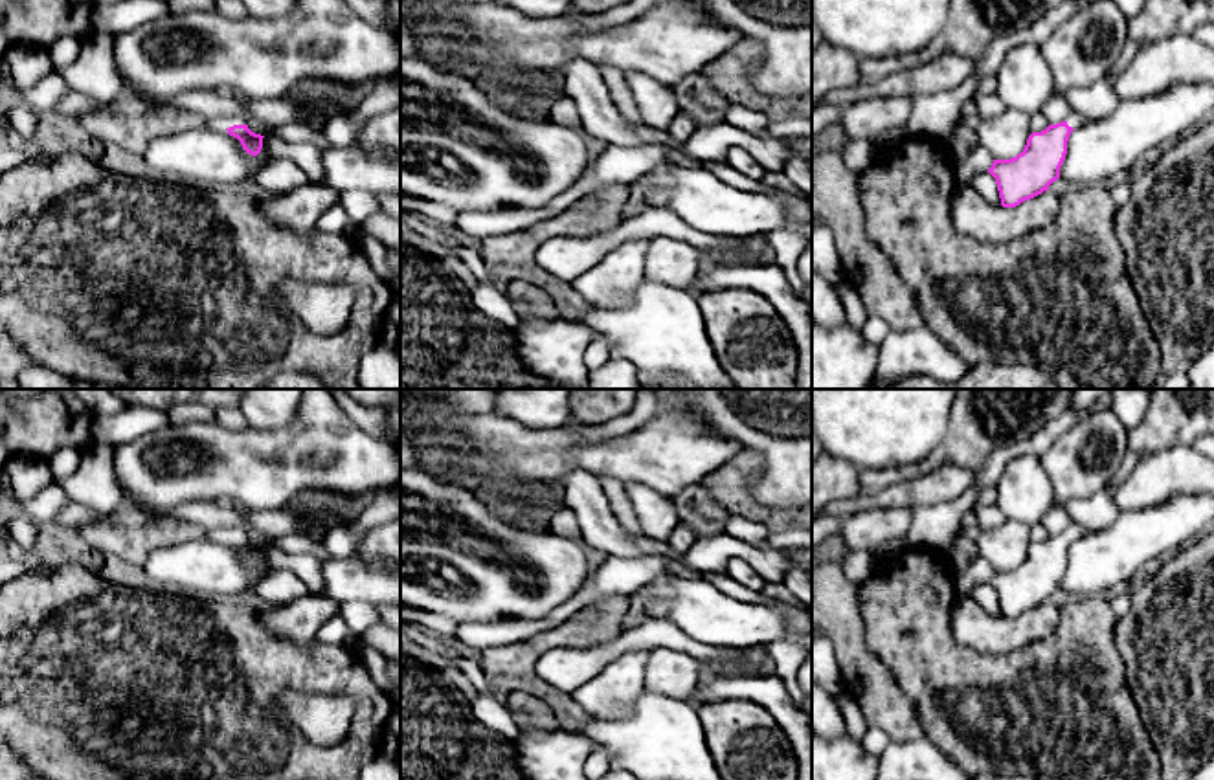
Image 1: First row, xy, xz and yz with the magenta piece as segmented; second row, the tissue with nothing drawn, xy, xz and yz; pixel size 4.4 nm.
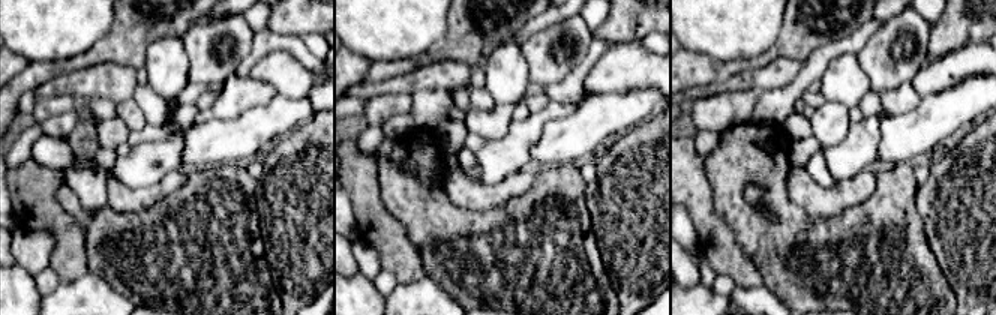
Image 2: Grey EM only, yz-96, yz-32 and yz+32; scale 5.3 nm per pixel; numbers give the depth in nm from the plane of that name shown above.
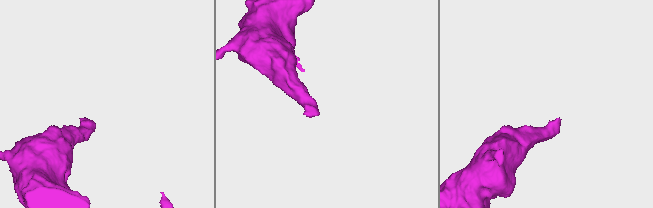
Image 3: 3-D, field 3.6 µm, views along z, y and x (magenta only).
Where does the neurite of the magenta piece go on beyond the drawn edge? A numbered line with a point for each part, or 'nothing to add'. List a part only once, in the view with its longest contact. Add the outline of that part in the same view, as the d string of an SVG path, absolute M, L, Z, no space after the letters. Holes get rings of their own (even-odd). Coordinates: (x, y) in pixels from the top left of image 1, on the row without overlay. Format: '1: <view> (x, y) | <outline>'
1: xy (224, 534) | M233 527L233 529L228 529L228 530L220 530L220 532L213 532L211 534L215 540L230 540L233 536L246 536L246 532L241 529L241 527Z

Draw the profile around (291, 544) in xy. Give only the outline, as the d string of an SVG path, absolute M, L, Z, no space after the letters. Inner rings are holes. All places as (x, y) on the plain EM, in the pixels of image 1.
M281 534L275 536L274 545L288 554L296 554L296 552L309 552L309 554L316 554L321 558L321 562L325 563L327 560L331 560L331 556L320 549L320 545L305 536L299 534Z

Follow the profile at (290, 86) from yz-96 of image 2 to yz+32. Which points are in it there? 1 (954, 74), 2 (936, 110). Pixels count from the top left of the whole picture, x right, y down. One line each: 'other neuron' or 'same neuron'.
1: same neuron
2: other neuron

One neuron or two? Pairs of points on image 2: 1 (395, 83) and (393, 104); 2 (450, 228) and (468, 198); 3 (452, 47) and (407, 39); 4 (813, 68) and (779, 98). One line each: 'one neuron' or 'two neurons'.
1: two neurons
2: two neurons
3: two neurons
4: one neuron

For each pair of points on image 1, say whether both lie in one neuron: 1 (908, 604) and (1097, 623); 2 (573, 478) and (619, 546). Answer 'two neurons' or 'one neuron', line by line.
1: one neuron
2: one neuron

